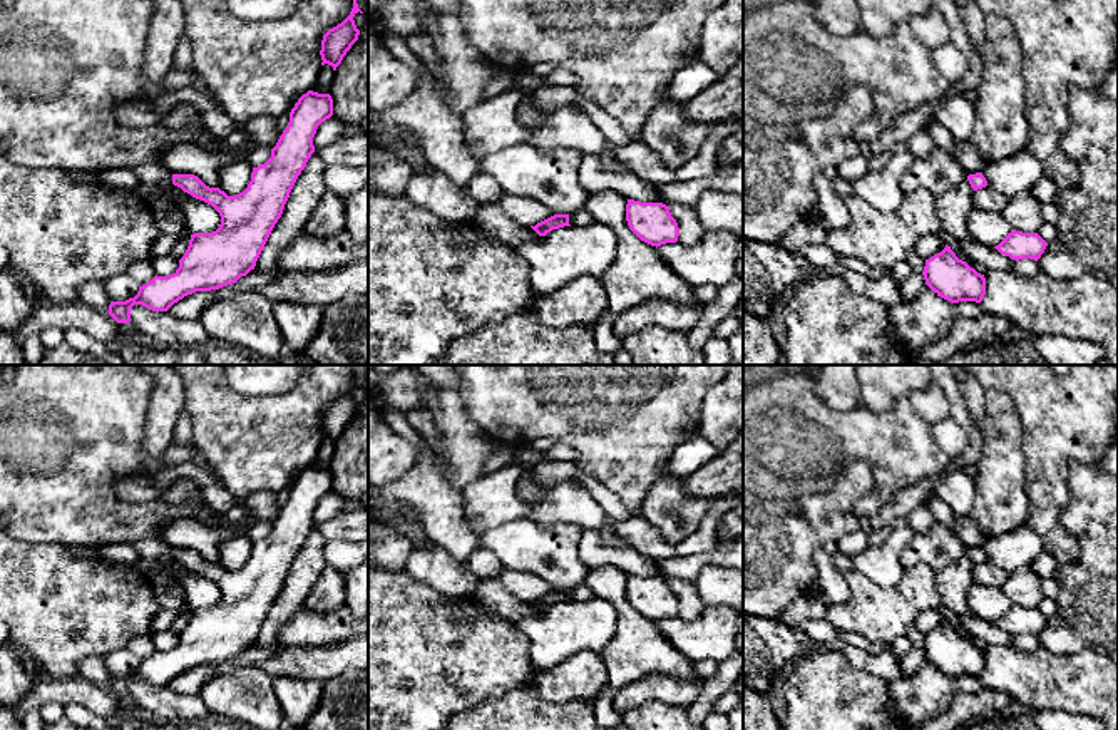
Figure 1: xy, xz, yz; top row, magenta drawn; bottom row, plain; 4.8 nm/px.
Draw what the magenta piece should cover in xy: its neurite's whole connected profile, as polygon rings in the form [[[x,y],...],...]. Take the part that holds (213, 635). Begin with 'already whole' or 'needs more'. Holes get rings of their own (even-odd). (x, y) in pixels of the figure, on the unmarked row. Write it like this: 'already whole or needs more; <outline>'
already whole; [[[303,469],[291,484],[290,497],[271,524],[271,532],[253,542],[248,563],[236,571],[206,561],[194,549],[172,549],[172,559],[211,579],[219,588],[221,599],[214,608],[191,609],[172,650],[156,650],[139,661],[134,673],[110,676],[107,688],[117,698],[129,698],[134,680],[167,686],[187,670],[219,665],[254,645],[298,551],[315,527],[316,504],[331,491],[330,469]]]

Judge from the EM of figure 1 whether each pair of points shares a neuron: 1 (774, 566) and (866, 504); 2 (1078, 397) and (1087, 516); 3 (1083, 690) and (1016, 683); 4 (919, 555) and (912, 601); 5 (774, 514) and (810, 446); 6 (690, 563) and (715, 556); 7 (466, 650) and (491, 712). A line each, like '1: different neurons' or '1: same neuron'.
1: different neurons
2: different neurons
3: same neuron
4: different neurons
5: different neurons
6: same neuron
7: different neurons

